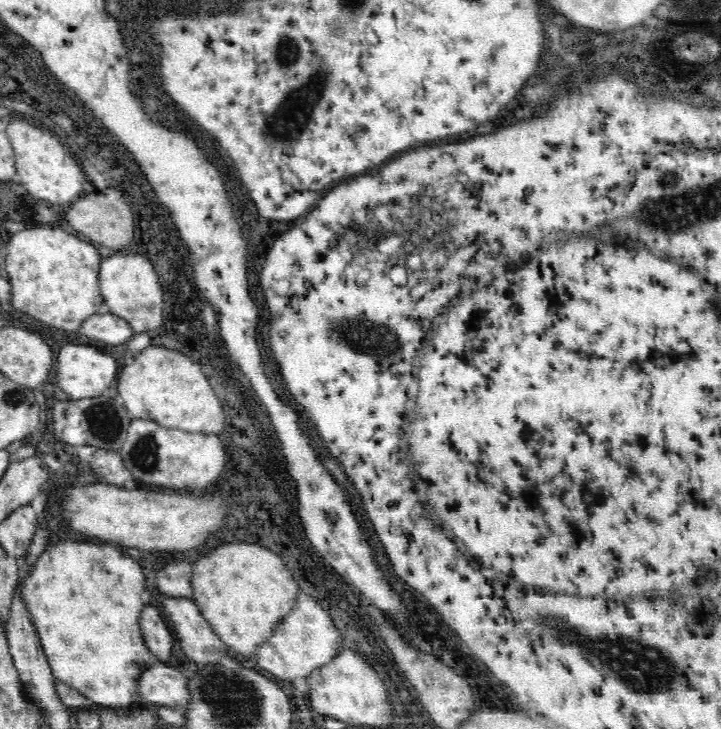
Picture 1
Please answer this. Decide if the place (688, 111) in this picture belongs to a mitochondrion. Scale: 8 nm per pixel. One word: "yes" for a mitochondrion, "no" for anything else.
no

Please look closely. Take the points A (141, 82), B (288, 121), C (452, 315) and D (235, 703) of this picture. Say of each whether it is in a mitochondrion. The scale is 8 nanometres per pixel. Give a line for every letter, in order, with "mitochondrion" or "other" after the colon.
A: other
B: mitochondrion
C: other
D: mitochondrion

